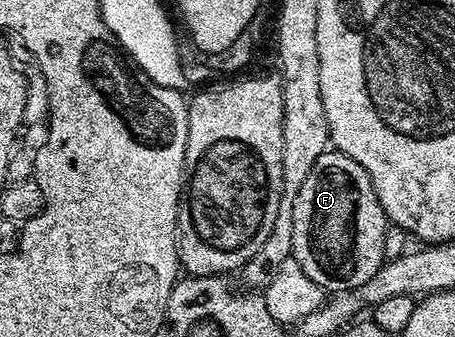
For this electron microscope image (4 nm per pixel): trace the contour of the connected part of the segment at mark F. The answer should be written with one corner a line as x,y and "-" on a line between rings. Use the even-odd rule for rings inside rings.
327,150
320,158
316,158
316,166
312,166
312,174
308,174
304,186
300,186
300,194
296,194
296,206
292,206
292,246
294,247
292,258
296,262
300,262
300,270
304,270
304,274
308,274
308,278
312,278
312,282
316,282
327,293
350,292
354,288
364,286
364,282
368,282
368,278
372,278
372,274
376,274
376,270
381,268
386,260
384,238
387,227
386,215
376,198
376,190
368,178
364,166
360,166
360,162
348,158
340,151

